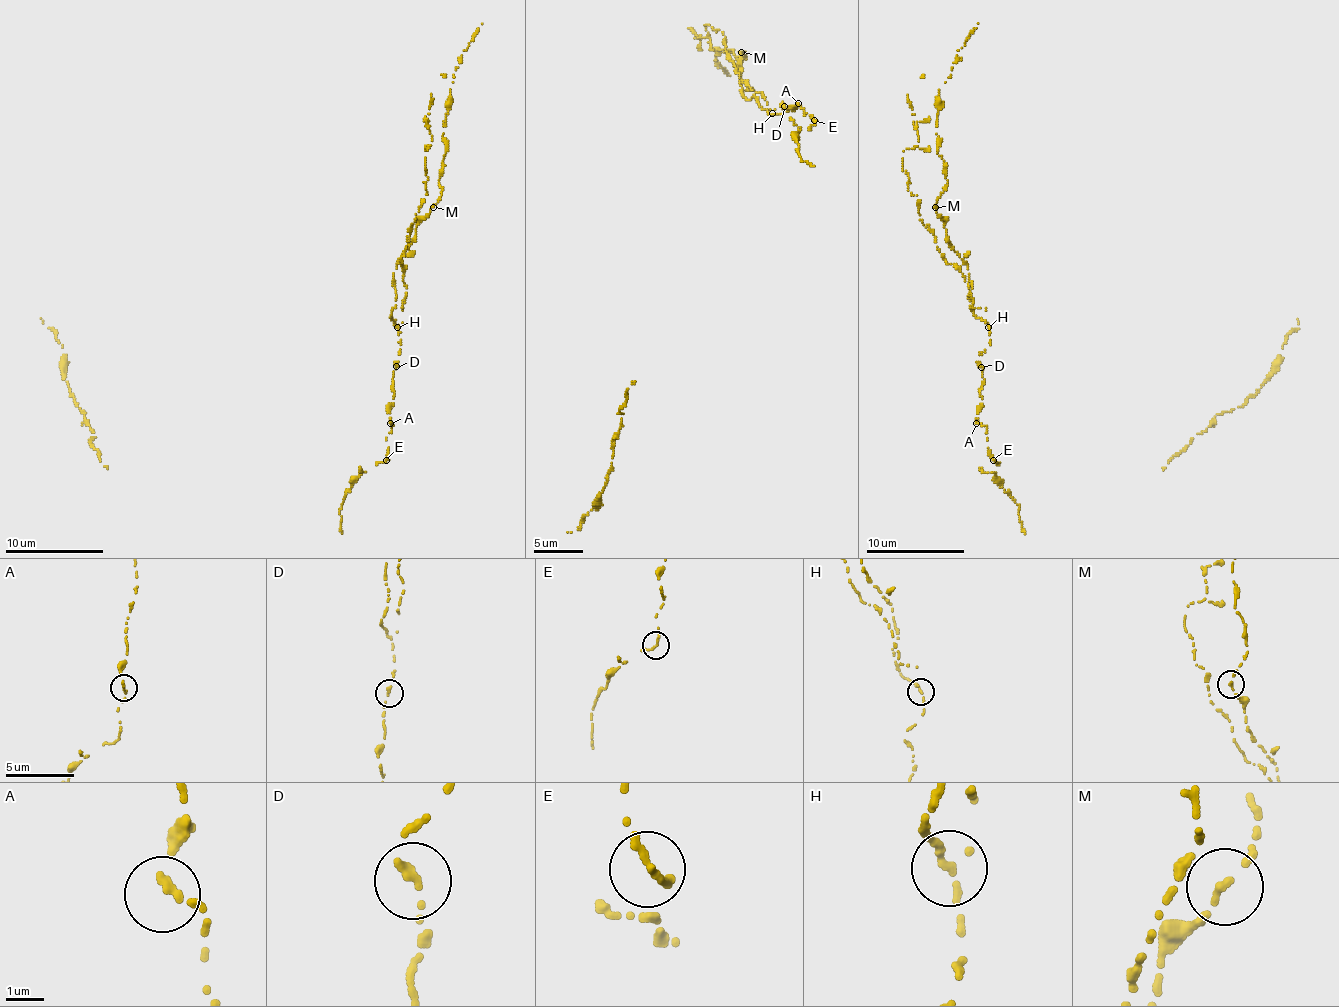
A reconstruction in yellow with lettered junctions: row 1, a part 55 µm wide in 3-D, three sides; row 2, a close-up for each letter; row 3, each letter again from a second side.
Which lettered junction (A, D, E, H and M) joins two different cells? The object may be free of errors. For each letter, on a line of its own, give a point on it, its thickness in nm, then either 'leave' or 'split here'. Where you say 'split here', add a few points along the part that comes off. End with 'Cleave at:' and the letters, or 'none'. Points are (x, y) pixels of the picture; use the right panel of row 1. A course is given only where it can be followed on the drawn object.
A: at (976, 423); 160 nm thick; leave
D: at (981, 367); 170 nm thick; leave
E: at (993, 460); 180 nm thick; leave
H: at (988, 327); 200 nm thick; split here
M: at (935, 207); 170 nm thick; leave
Cleave at: H

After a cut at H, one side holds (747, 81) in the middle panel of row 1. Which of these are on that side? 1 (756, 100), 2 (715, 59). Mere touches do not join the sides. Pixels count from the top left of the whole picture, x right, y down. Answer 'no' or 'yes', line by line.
1: no
2: no

